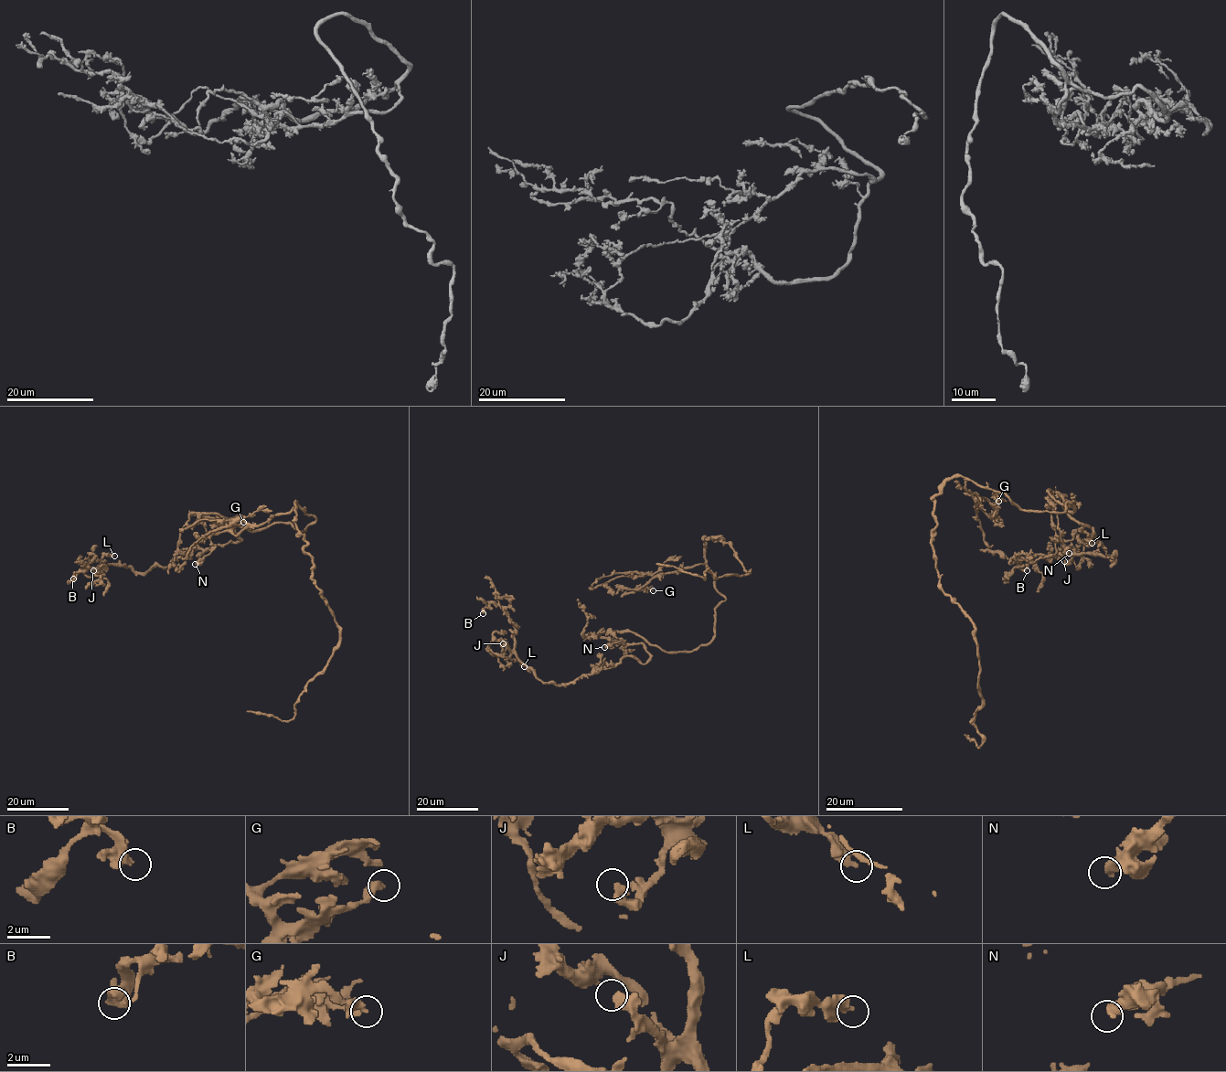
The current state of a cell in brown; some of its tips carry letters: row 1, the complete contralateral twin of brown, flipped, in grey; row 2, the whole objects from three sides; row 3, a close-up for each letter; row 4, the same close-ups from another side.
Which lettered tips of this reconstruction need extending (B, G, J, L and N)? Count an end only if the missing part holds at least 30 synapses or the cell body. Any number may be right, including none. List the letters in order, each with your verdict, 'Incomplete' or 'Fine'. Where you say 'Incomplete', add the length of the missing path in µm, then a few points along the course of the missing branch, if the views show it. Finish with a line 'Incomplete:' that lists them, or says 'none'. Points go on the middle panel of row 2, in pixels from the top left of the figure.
B: Fine
G: Fine
J: Fine
L: Fine
N: Fine
Incomplete: none

